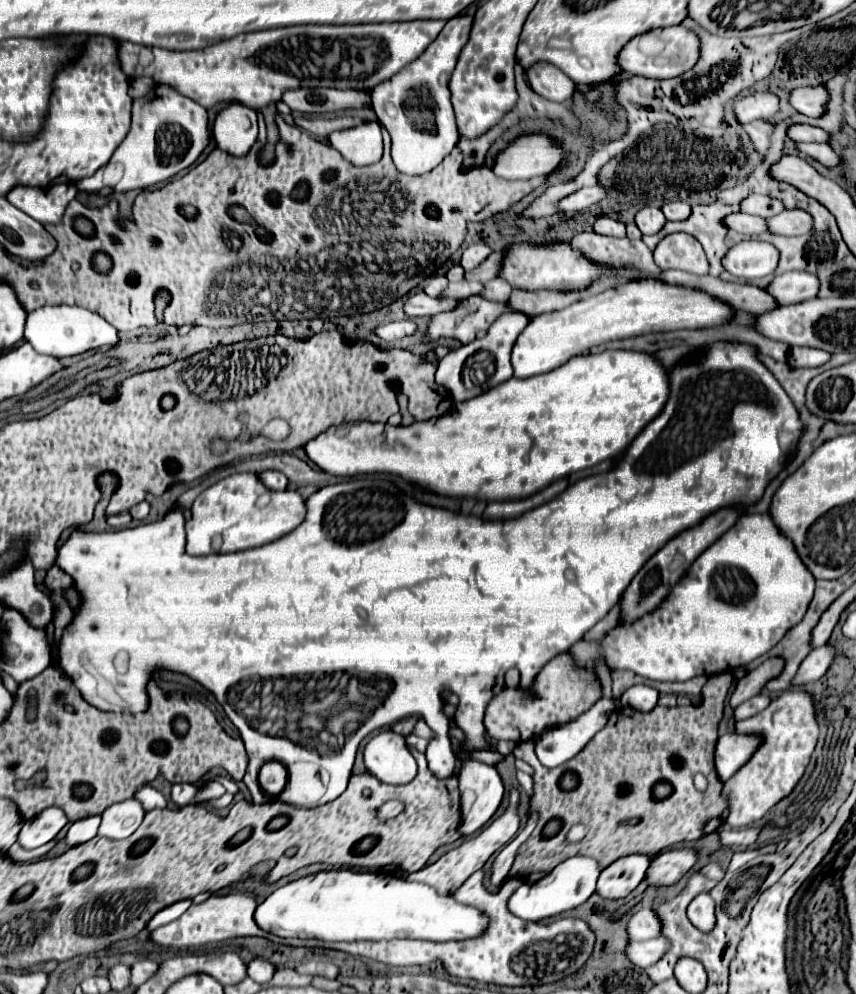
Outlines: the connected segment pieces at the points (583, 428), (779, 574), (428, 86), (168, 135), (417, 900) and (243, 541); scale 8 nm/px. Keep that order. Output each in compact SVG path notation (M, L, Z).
M605 350L601 354L581 354L547 374L525 380L511 378L477 398L455 404L453 414L435 420L413 422L407 428L371 422L333 426L307 442L305 452L323 472L333 476L393 472L437 494L473 496L487 502L515 500L539 492L553 480L619 456L663 412L669 388L669 368L649 352Z
M743 514L737 524L733 524L713 546L707 548L707 552L703 552L703 556L699 556L699 560L693 562L693 568L691 568L691 576L687 576L685 582L681 582L669 596L667 600L651 614L647 614L643 620L637 620L635 624L629 624L629 626L615 626L605 638L601 644L593 644L593 642L577 642L573 648L571 648L571 654L575 656L577 664L579 666L587 666L587 668L593 668L595 670L595 658L599 654L605 656L607 664L611 670L633 670L637 672L639 676L643 678L649 678L649 680L667 680L667 682L685 682L685 680L691 680L693 676L699 676L699 674L705 674L705 676L711 676L711 674L717 674L717 672L725 672L725 670L733 670L737 666L745 666L749 662L753 662L755 658L763 656L765 652L769 652L795 624L799 624L813 600L813 592L815 592L815 578L811 576L809 568L799 560L799 554L795 552L795 546L791 544L791 540L787 540L787 536L783 536L783 532L779 532L777 524L771 520L771 514Z
M471 16L451 18L443 32L427 46L427 50L391 78L371 90L373 108L385 122L393 140L393 160L403 174L425 174L433 170L455 148L459 141L455 114L451 103L449 80L457 56L467 42Z
M159 84L159 90L151 98L135 98L131 115L131 130L111 158L111 162L123 166L123 178L115 186L117 192L145 190L173 178L177 172L189 168L209 144L207 110L187 96L183 98L183 94L177 94L167 84Z
M329 870L299 878L277 888L255 912L255 922L265 932L281 938L355 942L421 938L431 942L479 938L489 928L489 916L461 904L451 896L439 896L431 886L407 882L387 872Z
M237 472L203 490L193 506L187 530L187 554L229 554L275 542L293 532L307 514L305 498L297 490L269 490L257 472Z

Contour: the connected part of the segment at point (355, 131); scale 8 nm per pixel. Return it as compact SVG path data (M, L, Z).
M365 122L349 130L331 132L327 138L331 146L337 148L355 166L373 164L383 154L381 130L379 130L379 124L375 122Z

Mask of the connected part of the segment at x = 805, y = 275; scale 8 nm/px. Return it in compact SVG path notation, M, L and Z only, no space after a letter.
M785 272L775 276L775 280L767 286L767 292L775 296L775 300L783 306L797 304L809 298L815 298L819 292L819 276L813 272Z

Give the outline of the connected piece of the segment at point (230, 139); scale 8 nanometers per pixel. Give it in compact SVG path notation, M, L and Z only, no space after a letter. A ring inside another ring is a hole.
M229 104L215 118L217 148L231 156L245 156L257 138L257 112L243 104Z

